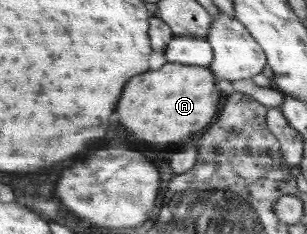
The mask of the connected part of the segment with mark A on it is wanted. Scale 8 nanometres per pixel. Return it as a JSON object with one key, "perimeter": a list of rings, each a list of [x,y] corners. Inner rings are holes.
{"perimeter":[[[165,63],[161,68],[131,80],[131,86],[127,86],[127,94],[123,94],[123,102],[119,102],[119,122],[131,134],[141,136],[147,142],[179,142],[211,122],[211,118],[217,114],[219,100],[221,92],[215,88],[215,74],[209,67]]]}

